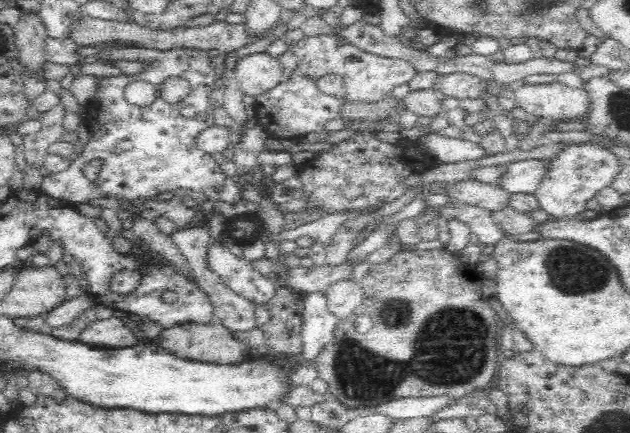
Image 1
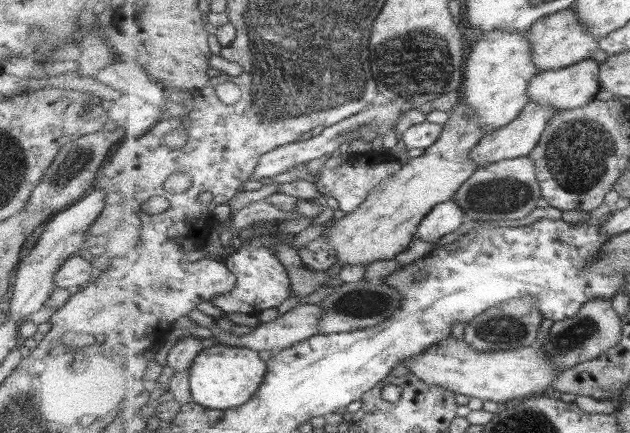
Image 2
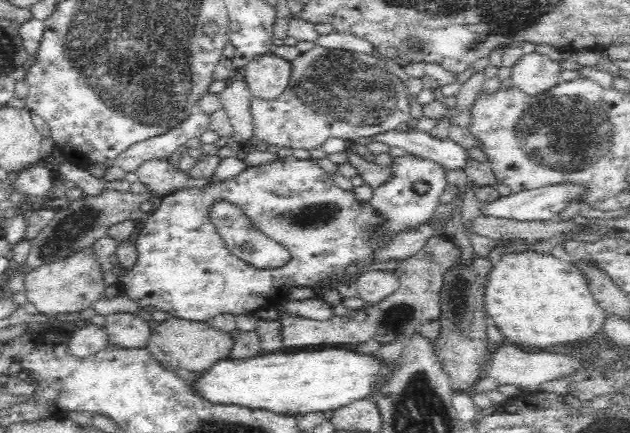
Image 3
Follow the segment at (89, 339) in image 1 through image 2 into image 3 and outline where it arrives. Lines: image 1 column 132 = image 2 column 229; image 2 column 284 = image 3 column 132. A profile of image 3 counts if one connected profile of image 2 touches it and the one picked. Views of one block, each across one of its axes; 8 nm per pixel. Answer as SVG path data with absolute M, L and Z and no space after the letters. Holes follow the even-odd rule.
M110 313L104 318L108 345L130 350L147 346L152 323L142 320L136 313Z

